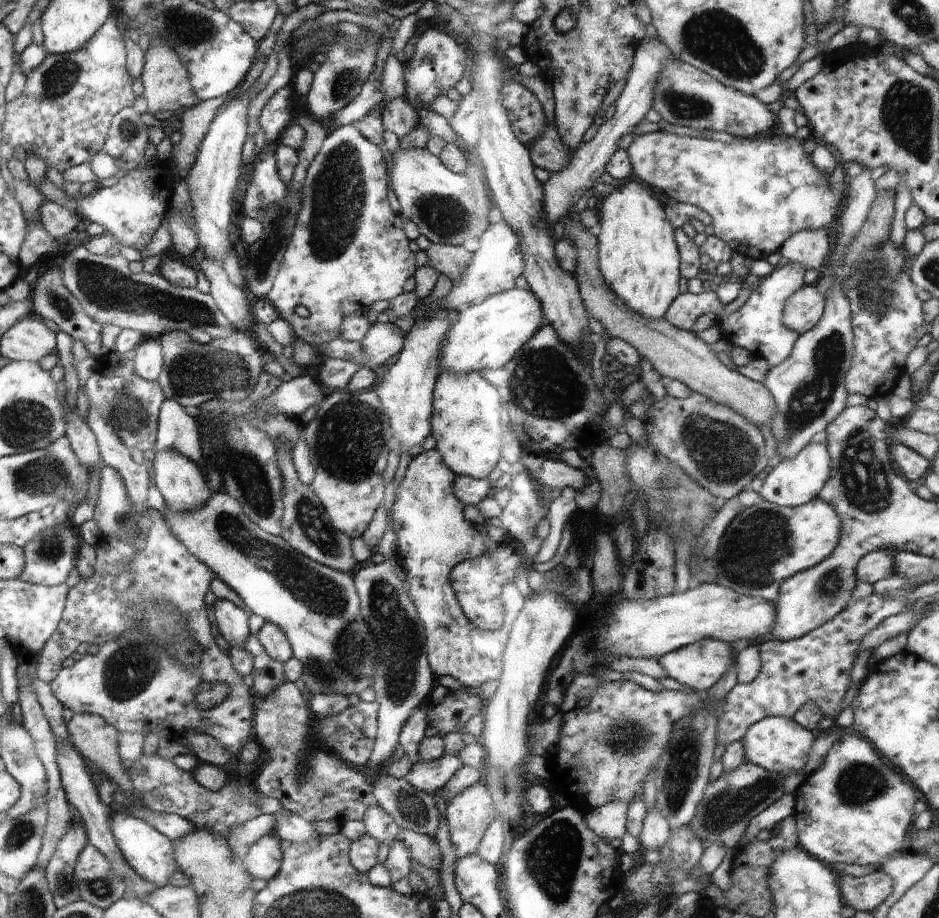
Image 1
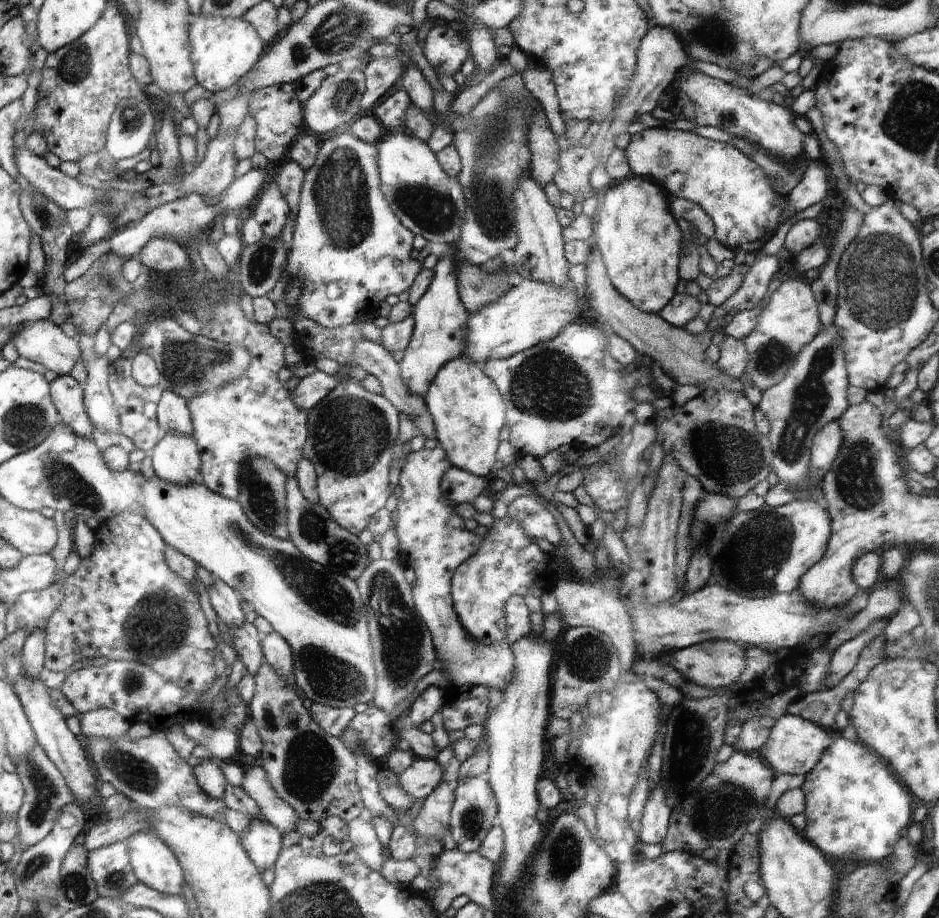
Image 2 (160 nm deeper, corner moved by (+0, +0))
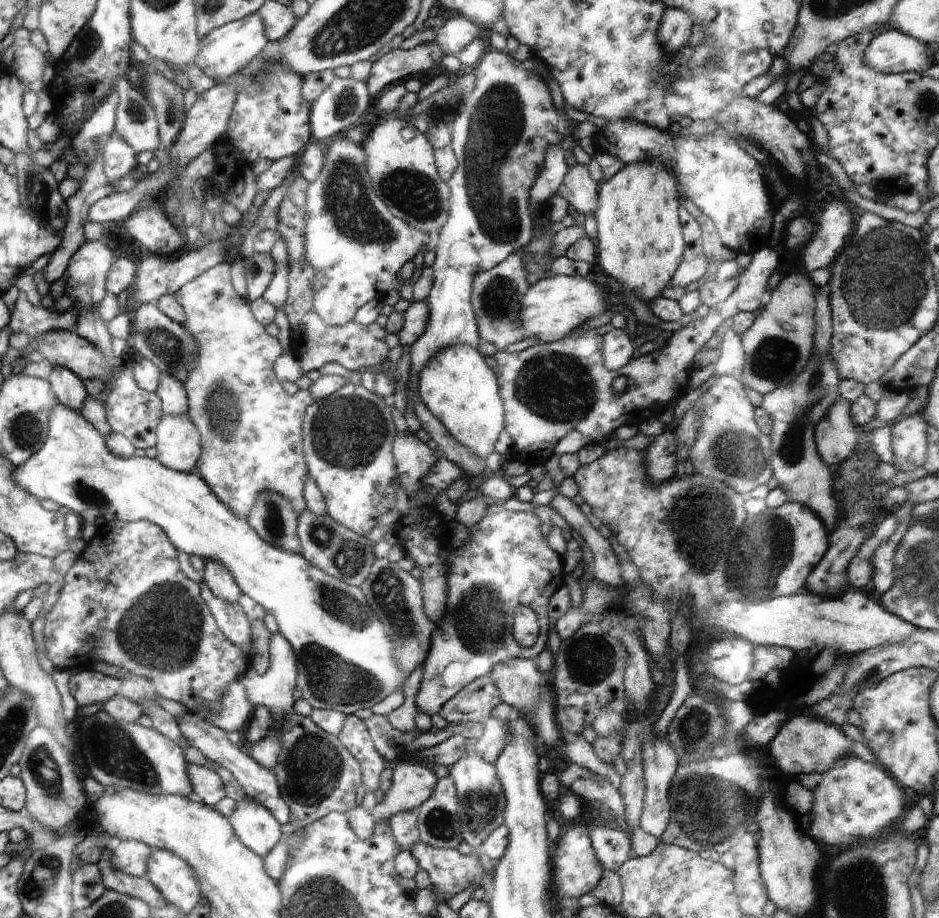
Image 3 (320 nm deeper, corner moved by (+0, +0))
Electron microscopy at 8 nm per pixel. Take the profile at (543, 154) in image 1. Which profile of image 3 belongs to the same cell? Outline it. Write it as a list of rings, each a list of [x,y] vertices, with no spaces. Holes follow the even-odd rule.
[[[576,164],[568,168],[557,194],[585,215],[596,211],[598,192],[599,183],[591,179],[588,165]]]

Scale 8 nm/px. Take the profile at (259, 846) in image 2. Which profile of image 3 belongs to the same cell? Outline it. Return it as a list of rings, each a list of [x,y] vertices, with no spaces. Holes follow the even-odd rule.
[[[245,796],[236,804],[234,814],[228,818],[234,832],[252,852],[260,857],[268,855],[285,837],[278,820],[250,796]]]

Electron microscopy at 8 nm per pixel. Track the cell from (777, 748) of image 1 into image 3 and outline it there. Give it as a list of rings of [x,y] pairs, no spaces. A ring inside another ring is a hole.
[[[804,713],[790,716],[769,743],[767,751],[774,757],[774,769],[780,769],[795,777],[811,773],[827,772],[841,758],[851,754],[852,740],[837,725],[826,723]]]

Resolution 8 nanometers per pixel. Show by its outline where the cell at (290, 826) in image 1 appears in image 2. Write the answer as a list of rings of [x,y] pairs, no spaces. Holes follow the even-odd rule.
[[[252,766],[244,771],[241,787],[260,808],[260,817],[273,824],[282,834],[295,830],[299,816],[278,796],[263,766]]]

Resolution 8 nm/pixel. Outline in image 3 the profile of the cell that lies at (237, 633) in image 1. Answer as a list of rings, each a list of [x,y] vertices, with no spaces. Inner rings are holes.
[[[205,560],[202,578],[216,598],[224,600],[226,604],[239,604],[240,596],[243,593],[224,566],[212,560]]]

